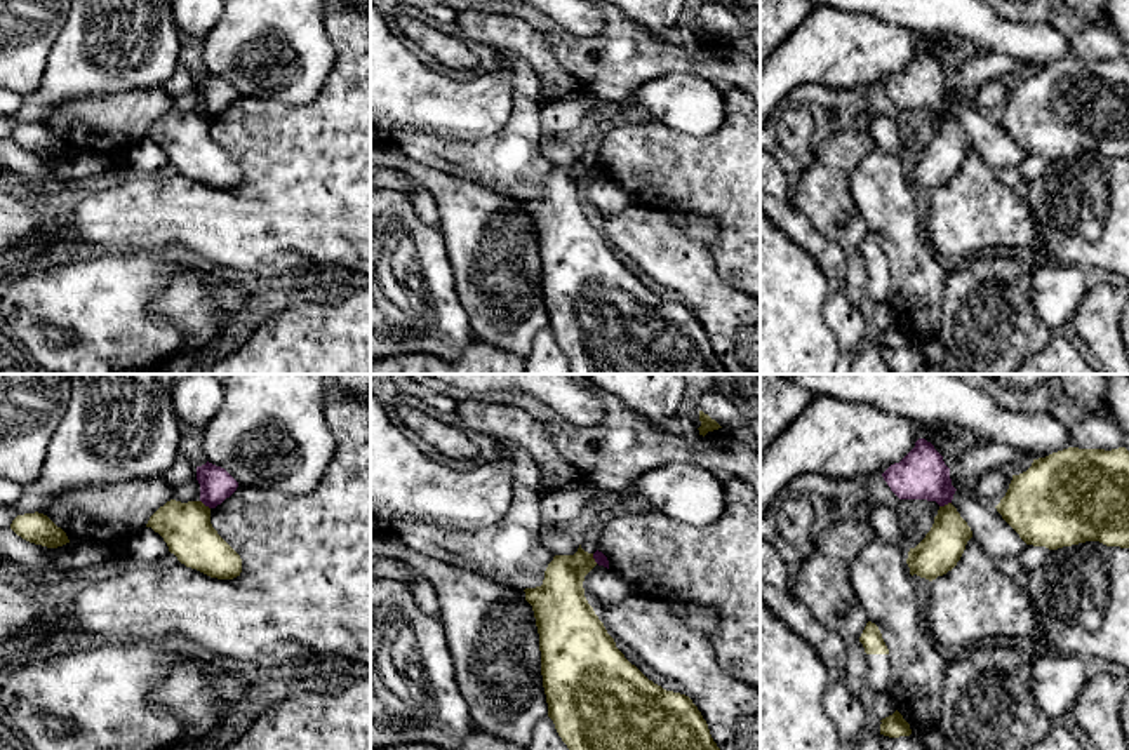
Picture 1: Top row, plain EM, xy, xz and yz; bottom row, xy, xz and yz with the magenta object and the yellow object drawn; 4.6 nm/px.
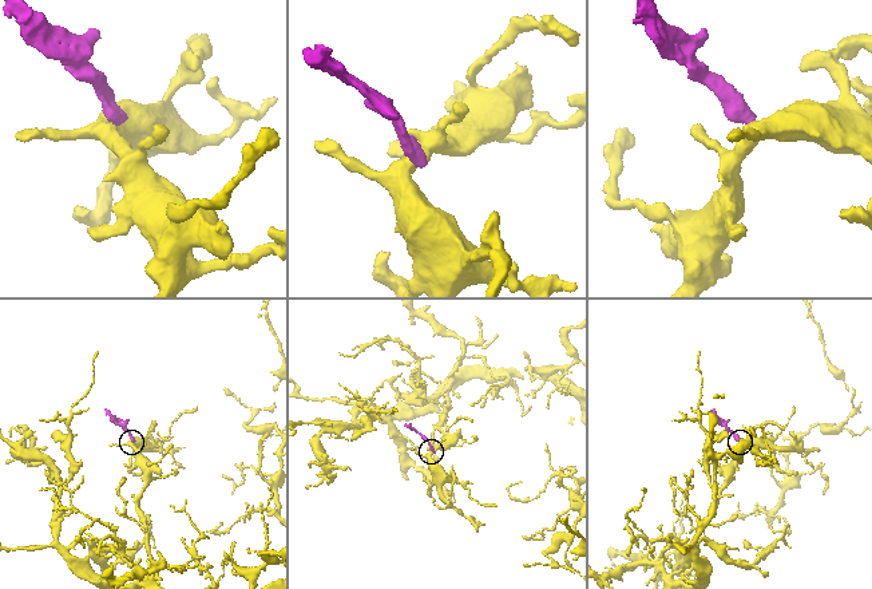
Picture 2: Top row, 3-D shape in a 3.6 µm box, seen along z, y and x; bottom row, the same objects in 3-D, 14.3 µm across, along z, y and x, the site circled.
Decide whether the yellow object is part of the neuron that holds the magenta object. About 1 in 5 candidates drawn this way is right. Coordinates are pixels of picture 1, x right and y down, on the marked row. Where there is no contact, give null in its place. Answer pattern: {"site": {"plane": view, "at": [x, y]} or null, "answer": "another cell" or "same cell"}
{"site": {"plane": "yz", "at": [945, 503]}, "answer": "another cell"}

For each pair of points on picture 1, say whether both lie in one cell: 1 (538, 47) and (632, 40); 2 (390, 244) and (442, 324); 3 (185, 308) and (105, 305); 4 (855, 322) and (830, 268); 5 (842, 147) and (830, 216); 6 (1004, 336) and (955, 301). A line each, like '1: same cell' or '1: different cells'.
1: different cells
2: same cell
3: different cells
4: same cell
5: same cell
6: same cell

